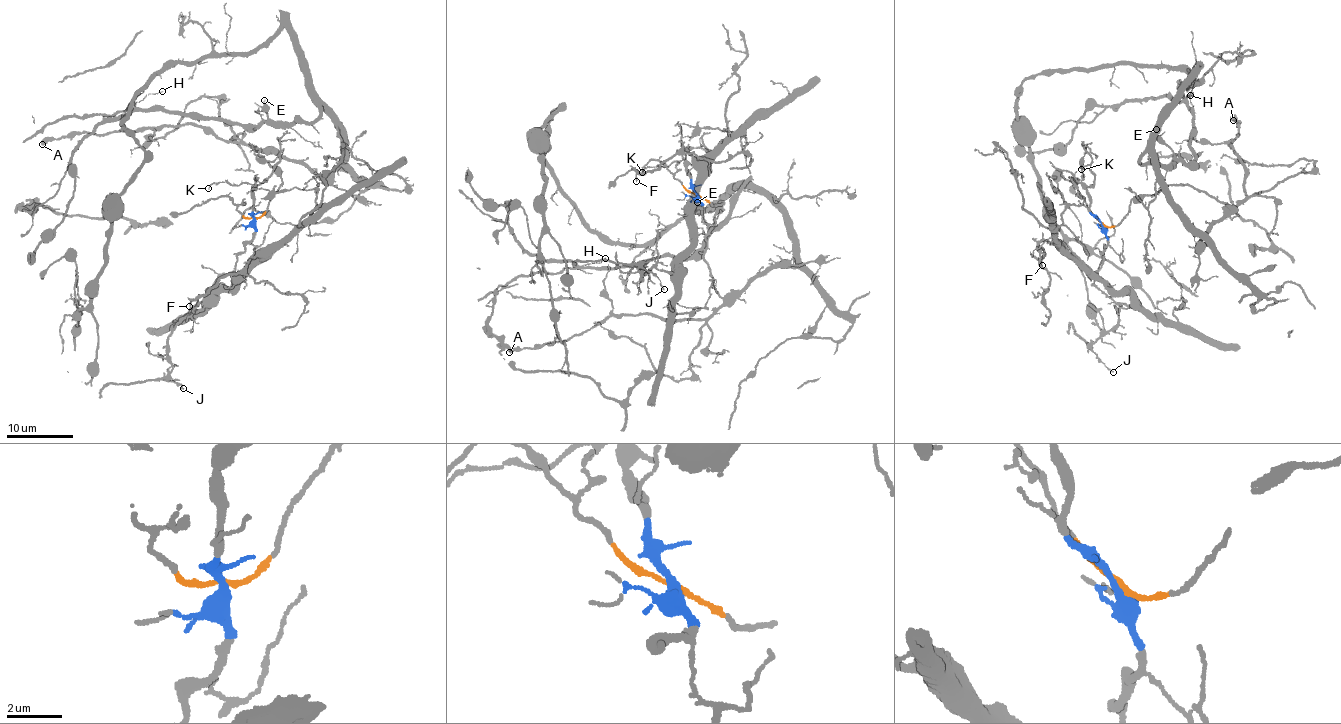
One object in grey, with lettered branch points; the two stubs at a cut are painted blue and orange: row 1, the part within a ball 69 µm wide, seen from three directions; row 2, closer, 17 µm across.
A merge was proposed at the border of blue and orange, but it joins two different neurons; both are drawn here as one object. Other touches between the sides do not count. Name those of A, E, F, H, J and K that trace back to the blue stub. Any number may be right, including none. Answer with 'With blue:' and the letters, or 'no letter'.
With blue: F, J, K

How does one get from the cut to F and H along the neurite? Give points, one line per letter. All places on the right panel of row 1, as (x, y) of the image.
F: (1102, 224), (1107, 244), (1096, 270), (1047, 242), (1038, 248), (1044, 253), (1038, 260), (1043, 265)
H: (1102, 224), (1191, 185), (1229, 208), (1204, 245), (1158, 163), (1139, 160), (1194, 158), (1190, 96)

